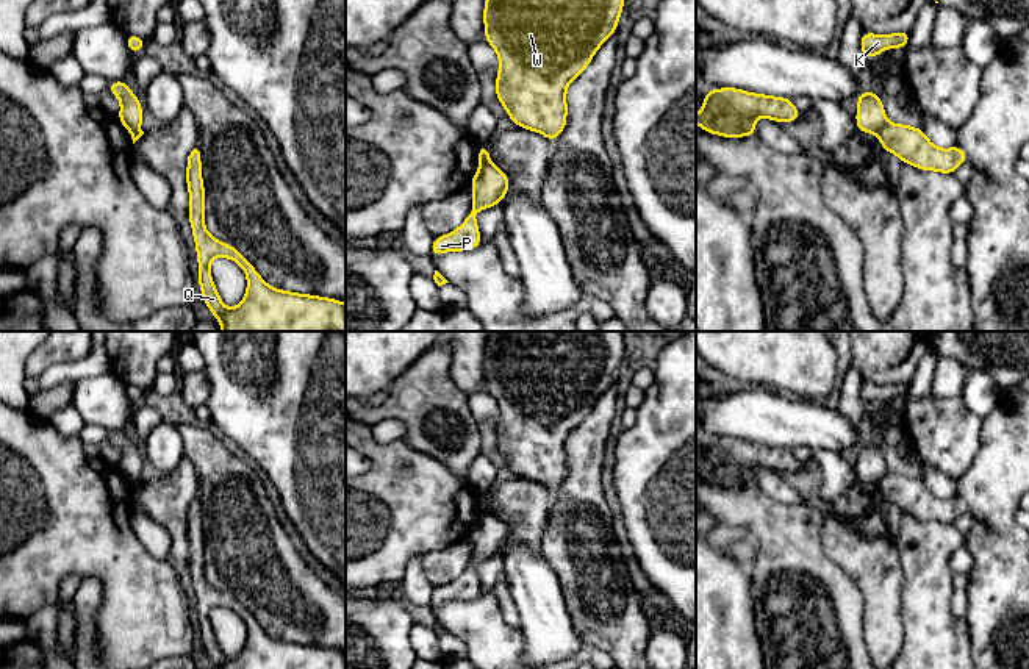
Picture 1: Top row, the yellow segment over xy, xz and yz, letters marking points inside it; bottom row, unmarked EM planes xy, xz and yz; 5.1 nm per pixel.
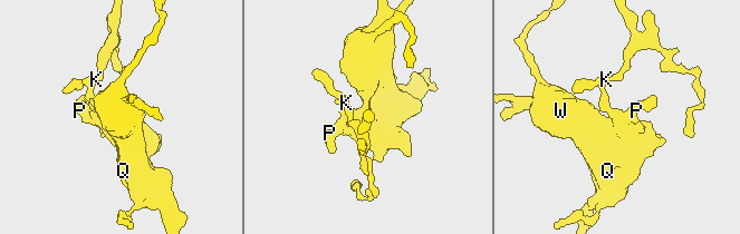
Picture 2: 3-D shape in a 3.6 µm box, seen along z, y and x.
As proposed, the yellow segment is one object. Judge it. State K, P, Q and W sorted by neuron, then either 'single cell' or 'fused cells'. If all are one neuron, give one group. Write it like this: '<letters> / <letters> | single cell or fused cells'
K / P Q W | fused cells

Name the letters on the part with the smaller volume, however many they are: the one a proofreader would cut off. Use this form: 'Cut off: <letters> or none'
Cut off: P, Q, W

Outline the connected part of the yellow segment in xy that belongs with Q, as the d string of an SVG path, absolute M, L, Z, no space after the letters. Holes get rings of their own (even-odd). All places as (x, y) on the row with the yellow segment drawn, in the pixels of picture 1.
M197 148L188 156L186 186L188 216L197 250L197 284L222 331L346 331L346 303L269 286L236 247L217 241L206 231L202 156ZM217 256L235 261L247 277L246 295L233 309L220 300L210 272L210 263Z

